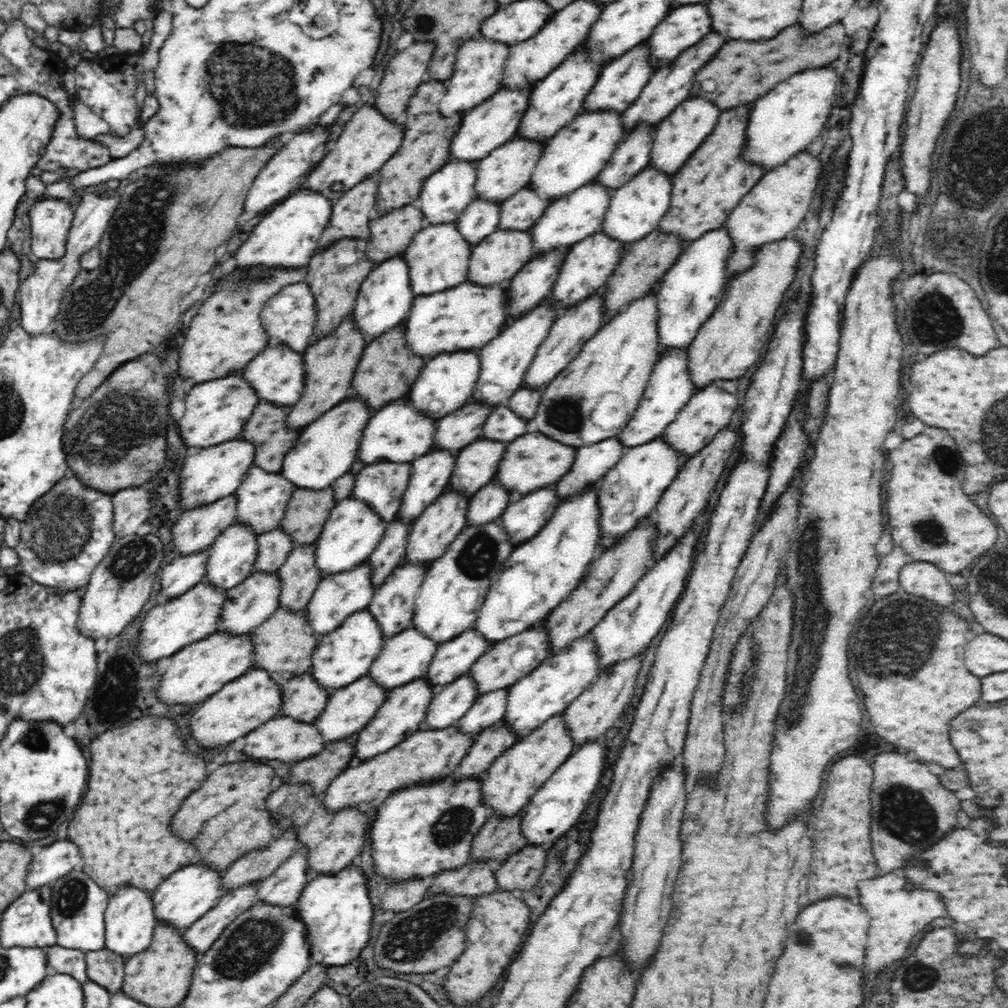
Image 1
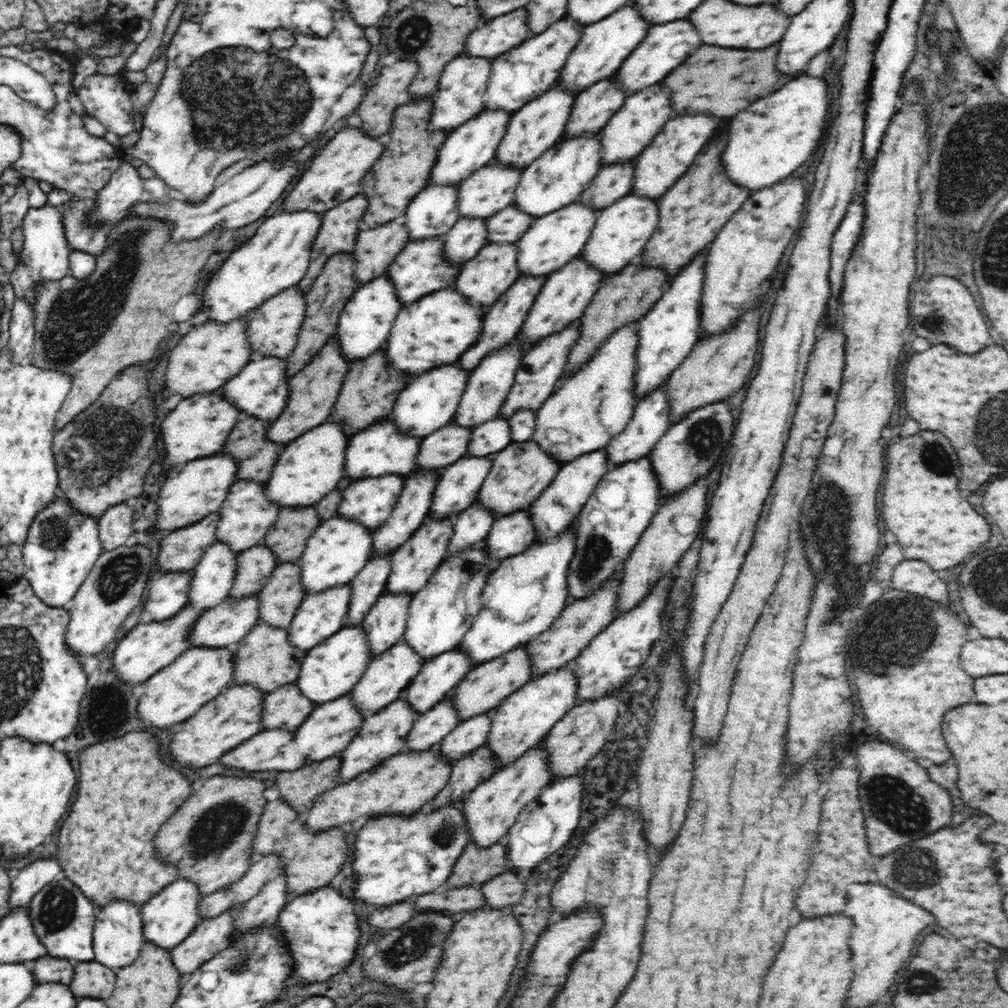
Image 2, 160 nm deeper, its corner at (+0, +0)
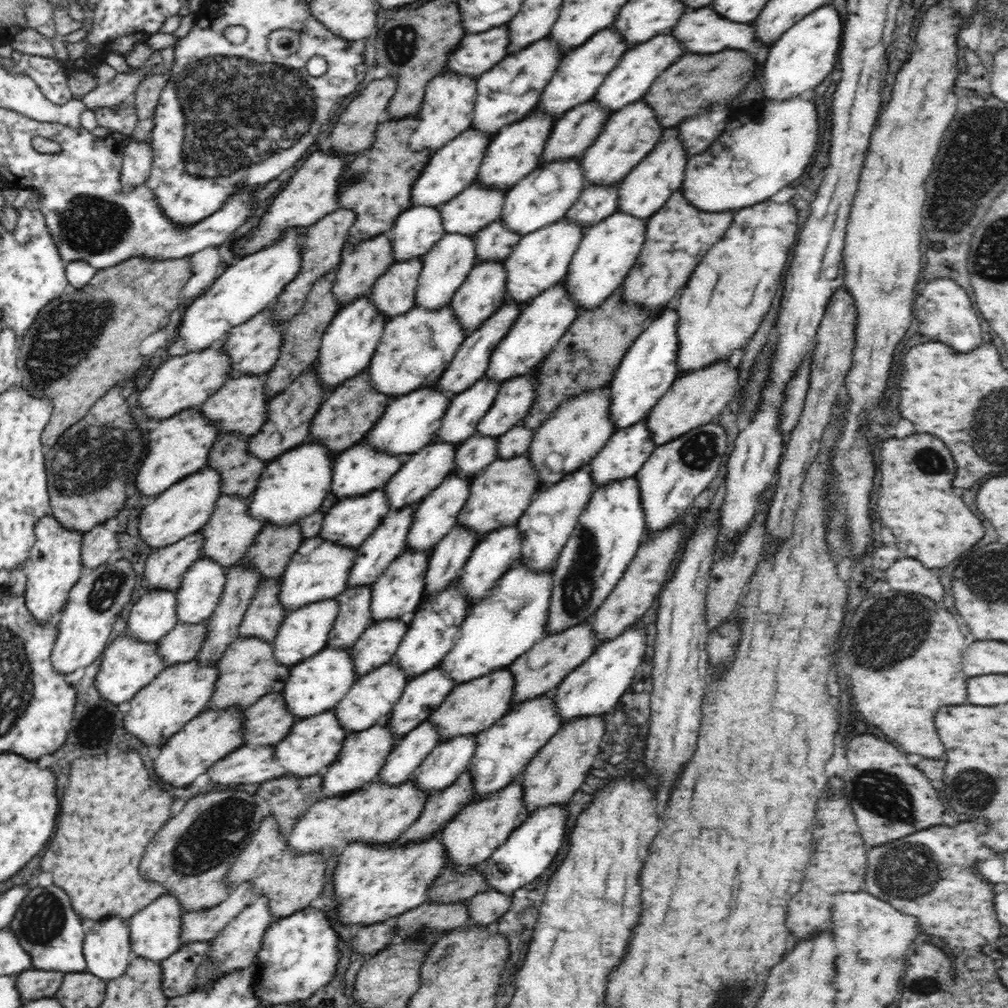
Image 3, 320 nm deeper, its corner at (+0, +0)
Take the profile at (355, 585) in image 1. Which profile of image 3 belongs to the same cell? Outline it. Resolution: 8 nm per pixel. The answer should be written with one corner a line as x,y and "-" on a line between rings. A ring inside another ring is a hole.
335,599
314,602
296,611
288,612
278,629
276,638
272,641
275,661
293,667
326,648
330,629
338,612
340,612
340,606

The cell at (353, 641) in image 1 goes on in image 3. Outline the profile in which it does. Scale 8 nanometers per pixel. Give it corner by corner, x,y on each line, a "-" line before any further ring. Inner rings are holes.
326,647
290,669
290,676
282,692
286,702
286,711
290,715
294,715
298,720
306,719
322,712
332,711
338,706
358,680
349,651
350,649

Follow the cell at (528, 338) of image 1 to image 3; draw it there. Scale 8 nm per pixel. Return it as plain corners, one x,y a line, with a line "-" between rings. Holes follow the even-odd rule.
484,376
451,398
434,441
460,445
477,432
479,420
491,407
502,382

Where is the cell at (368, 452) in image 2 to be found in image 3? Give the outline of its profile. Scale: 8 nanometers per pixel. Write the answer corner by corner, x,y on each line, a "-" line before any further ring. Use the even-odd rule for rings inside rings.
359,441
354,446
338,454
334,460
332,469
331,493
335,498
352,498
352,496
362,496
368,494
370,490
383,488
385,484
401,469
403,465
402,456
384,454
374,450
367,442

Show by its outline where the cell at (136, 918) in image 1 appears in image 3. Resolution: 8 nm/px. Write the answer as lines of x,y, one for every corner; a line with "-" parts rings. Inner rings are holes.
110,916
89,923
83,953
86,970
90,974
106,981
122,976
134,957
130,948
128,922

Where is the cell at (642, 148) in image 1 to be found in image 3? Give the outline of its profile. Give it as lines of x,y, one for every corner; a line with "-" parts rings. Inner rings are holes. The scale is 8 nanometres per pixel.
618,184
608,186
586,185
579,199
567,210
565,218
586,230
602,222
617,211

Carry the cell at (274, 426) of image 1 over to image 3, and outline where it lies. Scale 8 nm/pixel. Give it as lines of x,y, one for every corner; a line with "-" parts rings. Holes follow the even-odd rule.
224,432
219,435
212,445
207,458
207,467
213,468
221,476
221,492
239,498
249,498
258,484
260,475
265,469
266,462
256,458
247,451
247,442
250,436

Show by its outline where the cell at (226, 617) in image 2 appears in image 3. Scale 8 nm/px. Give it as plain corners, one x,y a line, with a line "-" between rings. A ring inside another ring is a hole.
205,621
198,624
180,622
158,643
157,654
165,662
165,666
176,666
180,662
190,662
206,640
208,630

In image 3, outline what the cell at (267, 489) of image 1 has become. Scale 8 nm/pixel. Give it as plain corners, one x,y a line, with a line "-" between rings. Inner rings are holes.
221,494
215,502
215,509
212,511
208,522
201,528
204,537
201,556
211,558
222,566
230,567
240,562
245,550
253,544
262,527
266,526
263,520
257,520
249,513
249,498
239,498

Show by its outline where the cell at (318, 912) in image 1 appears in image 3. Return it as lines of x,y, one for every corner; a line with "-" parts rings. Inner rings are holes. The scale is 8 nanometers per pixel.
306,906
292,916
275,919
266,931
254,960
260,974
253,986
253,993
261,1006
300,1002
328,984
334,978
341,956
338,944
339,937
323,910

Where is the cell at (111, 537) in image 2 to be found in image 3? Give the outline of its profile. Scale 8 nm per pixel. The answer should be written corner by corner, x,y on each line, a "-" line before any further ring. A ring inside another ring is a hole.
105,523
98,524
83,534
81,563
84,569
96,569
102,564
120,560
122,552
124,550
118,546
116,533
108,530

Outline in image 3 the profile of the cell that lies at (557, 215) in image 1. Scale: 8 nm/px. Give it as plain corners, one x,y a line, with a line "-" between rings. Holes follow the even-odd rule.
562,218
541,230
536,230
521,238
508,258
503,262
506,271
506,301
522,306
532,302
544,290
564,281
570,261
584,236
584,229

